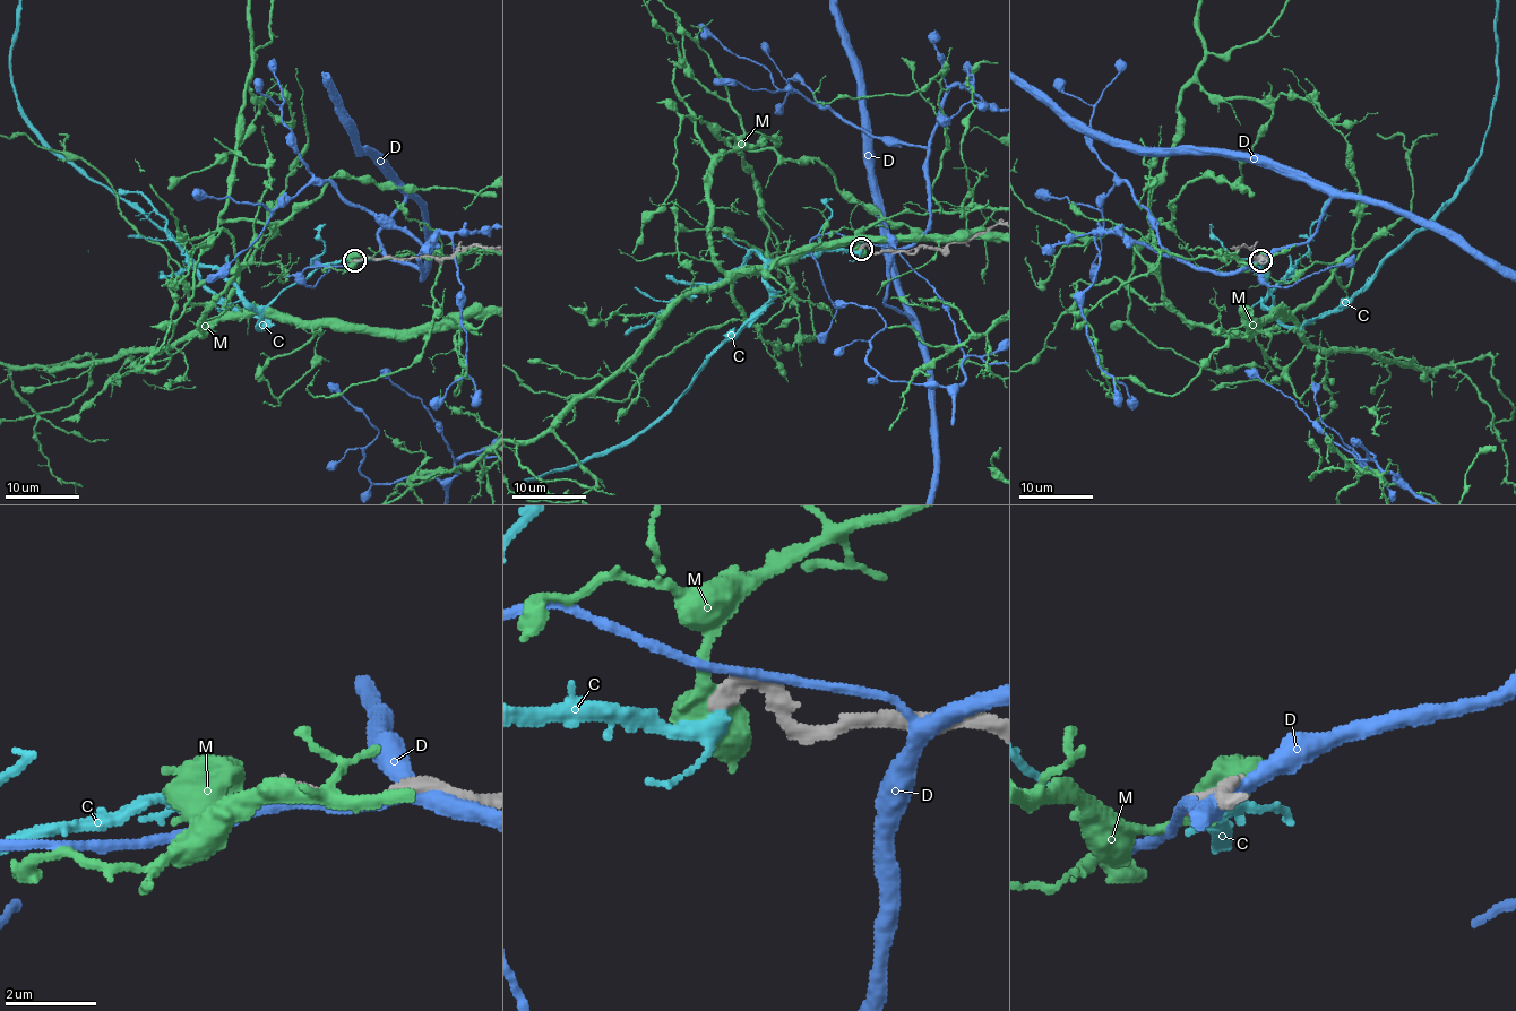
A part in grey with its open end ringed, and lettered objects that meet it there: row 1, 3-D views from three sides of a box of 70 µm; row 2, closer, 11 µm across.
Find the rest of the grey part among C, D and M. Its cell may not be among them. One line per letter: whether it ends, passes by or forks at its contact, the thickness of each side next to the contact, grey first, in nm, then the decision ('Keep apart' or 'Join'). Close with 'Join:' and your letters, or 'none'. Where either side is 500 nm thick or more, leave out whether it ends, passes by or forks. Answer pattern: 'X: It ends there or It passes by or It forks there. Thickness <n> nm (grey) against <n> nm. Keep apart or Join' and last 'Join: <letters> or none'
C: It passes by. Thickness 320 nm (grey) against 240 nm. Join
D: It passes by. Thickness 380 nm (grey) against 200 nm. Keep apart
M: Thickness 320 nm (grey) against 550 nm. Keep apart
Join: C

